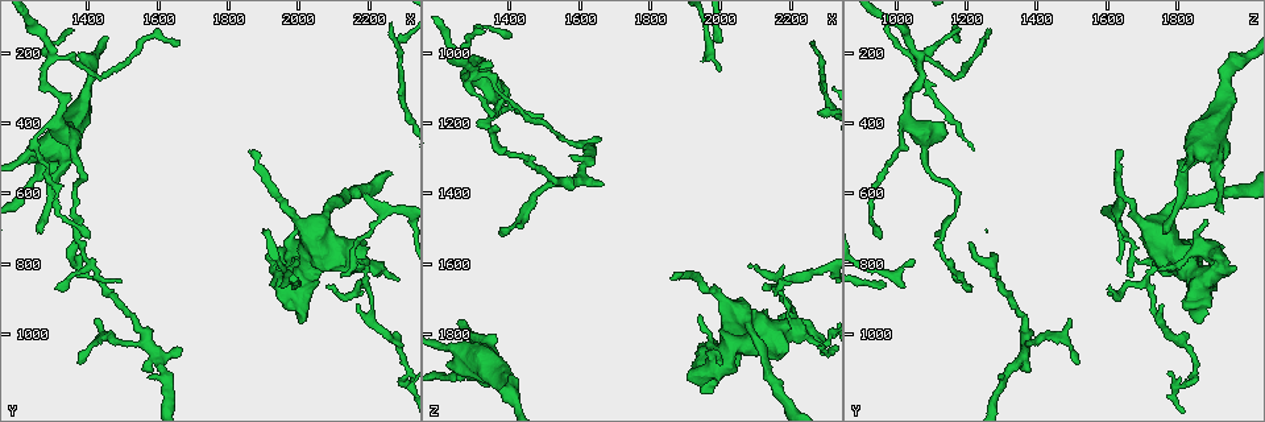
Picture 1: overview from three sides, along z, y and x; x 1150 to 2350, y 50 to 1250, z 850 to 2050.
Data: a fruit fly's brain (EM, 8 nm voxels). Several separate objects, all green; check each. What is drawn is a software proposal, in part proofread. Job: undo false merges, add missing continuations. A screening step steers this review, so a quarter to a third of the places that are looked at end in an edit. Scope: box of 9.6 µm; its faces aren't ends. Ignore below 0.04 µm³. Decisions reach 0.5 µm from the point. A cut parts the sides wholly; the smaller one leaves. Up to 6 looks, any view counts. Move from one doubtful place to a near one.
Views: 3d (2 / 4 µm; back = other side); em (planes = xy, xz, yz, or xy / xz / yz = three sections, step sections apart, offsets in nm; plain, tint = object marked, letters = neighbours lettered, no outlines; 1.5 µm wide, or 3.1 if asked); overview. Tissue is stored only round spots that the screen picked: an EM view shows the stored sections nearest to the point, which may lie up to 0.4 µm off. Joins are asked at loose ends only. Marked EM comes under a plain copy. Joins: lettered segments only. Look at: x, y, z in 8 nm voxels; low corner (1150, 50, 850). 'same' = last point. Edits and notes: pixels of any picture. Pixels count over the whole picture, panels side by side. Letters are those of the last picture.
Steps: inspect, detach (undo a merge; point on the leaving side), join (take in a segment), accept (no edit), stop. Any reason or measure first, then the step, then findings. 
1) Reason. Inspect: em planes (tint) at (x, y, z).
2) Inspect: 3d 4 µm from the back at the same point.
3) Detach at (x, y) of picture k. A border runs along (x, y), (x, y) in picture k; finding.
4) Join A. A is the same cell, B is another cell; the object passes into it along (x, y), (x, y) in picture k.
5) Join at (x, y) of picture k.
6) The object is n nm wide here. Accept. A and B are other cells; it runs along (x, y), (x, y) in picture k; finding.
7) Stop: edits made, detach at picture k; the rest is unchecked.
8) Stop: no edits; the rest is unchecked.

Abrupt turn. Inspect: em planes (tint) at (2170, 800, 1770).

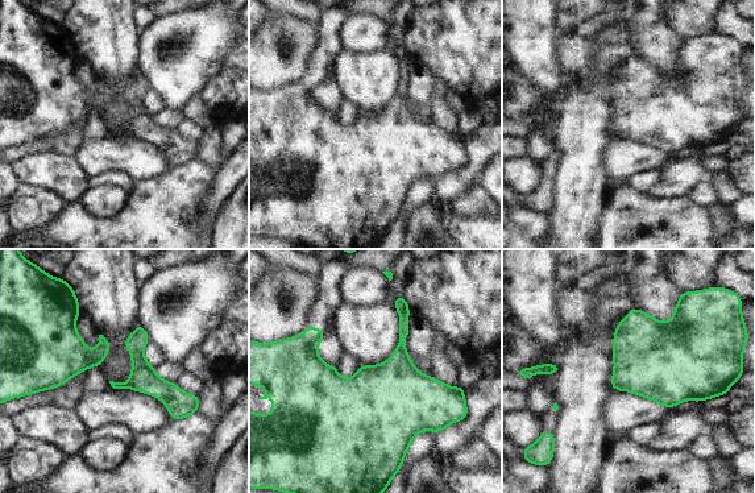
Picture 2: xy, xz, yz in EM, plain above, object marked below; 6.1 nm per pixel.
Inspect: em planes (letters) at the same point.

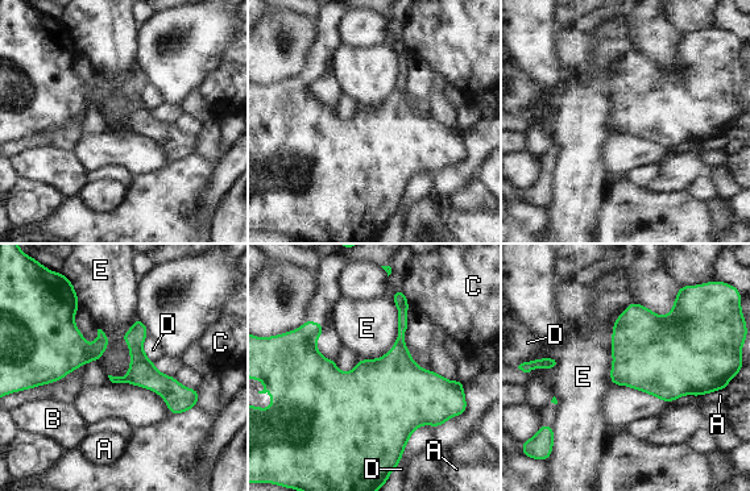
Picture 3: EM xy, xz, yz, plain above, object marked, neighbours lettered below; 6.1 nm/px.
Accept. A, B, C, D and E are other cells; it runs along (137, 323), (139, 361), (193, 395) in picture 3; one neuron here.

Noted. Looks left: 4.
Sharp bend. Inspect: em planes (tint) at (2280, 640, 1620).

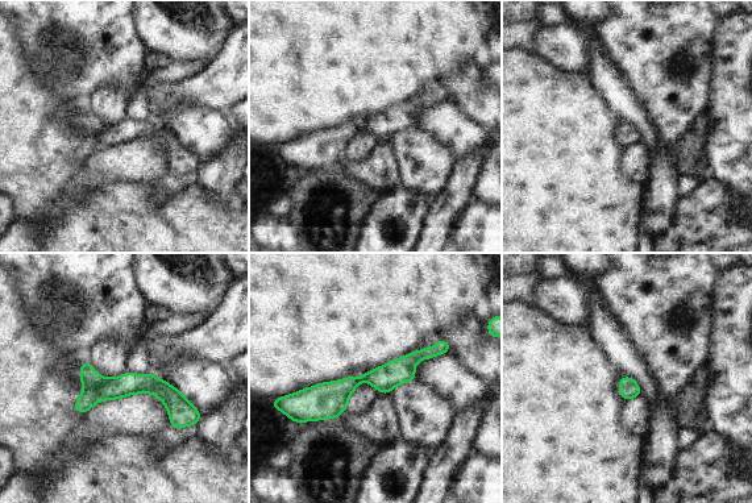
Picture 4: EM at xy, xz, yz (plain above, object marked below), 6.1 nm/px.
Inspect: em planes (letters) at the same point.

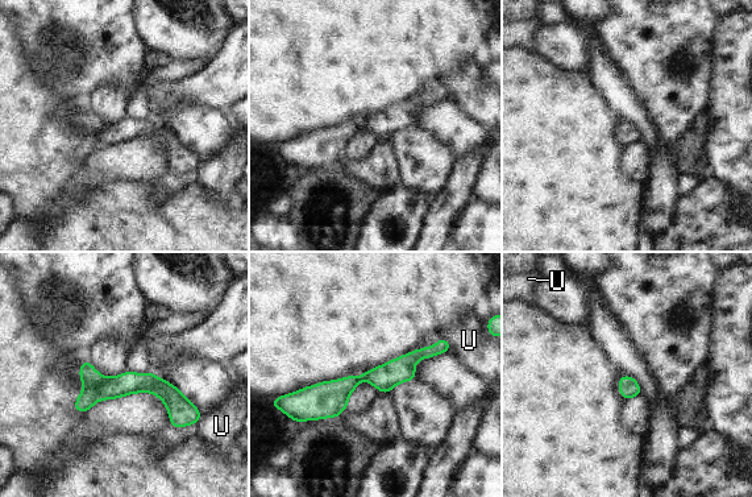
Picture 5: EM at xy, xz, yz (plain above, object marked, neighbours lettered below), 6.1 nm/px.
The object is 130 nm wide here. Detach at (111, 388) of picture 5. U is another cell; a border runs along (83, 389), (98, 385), (99, 400) in picture 5; two neurons meet here.

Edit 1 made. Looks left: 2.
Stop: edits made, detach at picture 5; the rest is unchecked.

